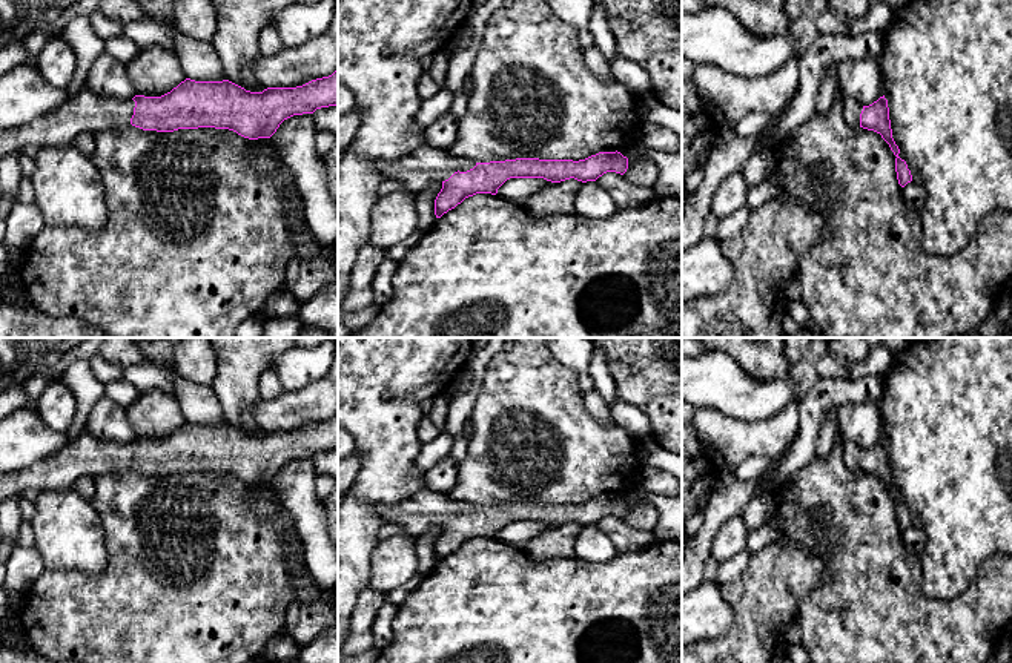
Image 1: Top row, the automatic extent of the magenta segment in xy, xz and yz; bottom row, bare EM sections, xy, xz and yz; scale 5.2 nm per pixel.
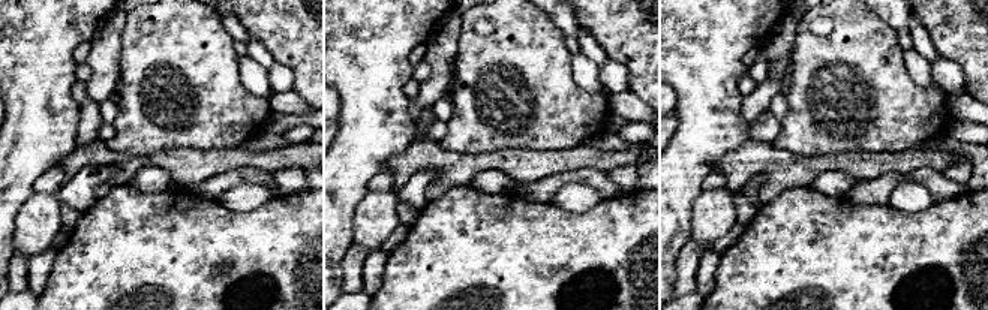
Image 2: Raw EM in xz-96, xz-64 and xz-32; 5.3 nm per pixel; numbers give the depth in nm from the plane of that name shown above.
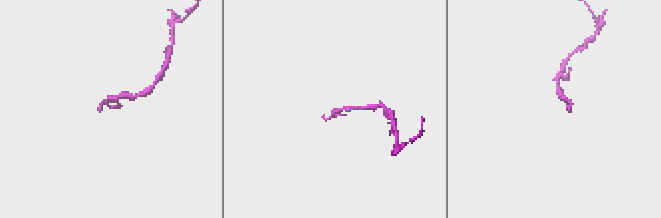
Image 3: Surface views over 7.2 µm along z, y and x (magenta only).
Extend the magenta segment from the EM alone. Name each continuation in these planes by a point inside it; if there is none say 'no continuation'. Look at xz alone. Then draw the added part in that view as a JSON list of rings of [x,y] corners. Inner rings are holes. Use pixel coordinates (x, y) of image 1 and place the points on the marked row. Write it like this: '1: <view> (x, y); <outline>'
1: xz (424, 166); [[[422,146],[407,157],[378,166],[385,178],[404,183],[404,187],[418,195],[435,181],[445,181],[455,172],[467,172],[476,161],[451,157],[447,149]]]

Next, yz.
1: yz (851, 108); [[[843,95],[840,103],[842,103],[842,110],[843,110],[845,120],[851,126],[860,126],[860,114],[863,110],[863,104],[858,103],[851,95]]]

